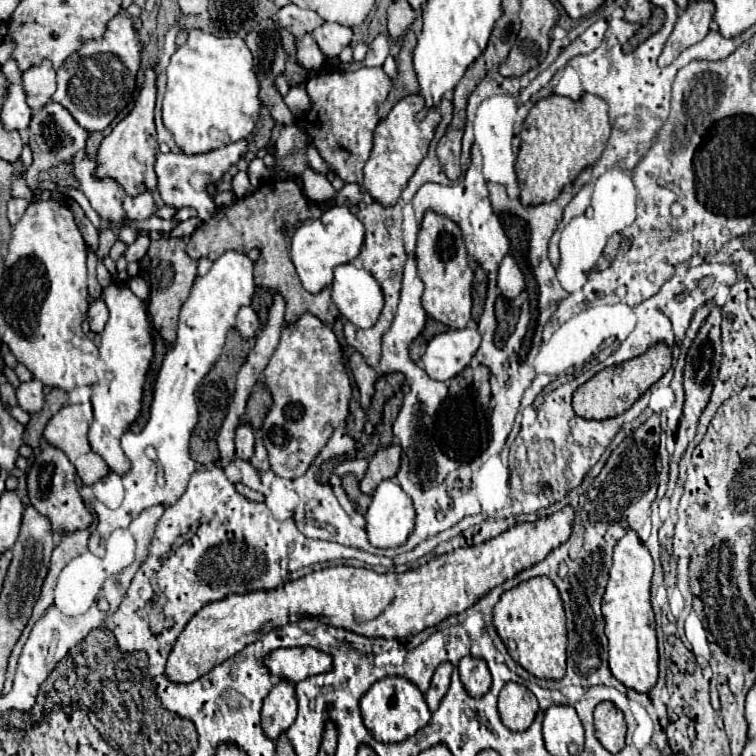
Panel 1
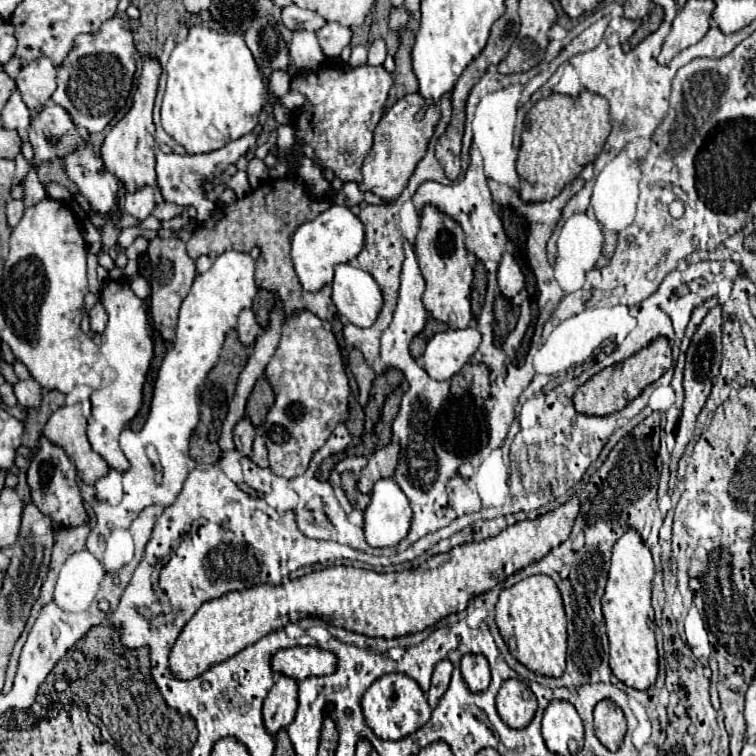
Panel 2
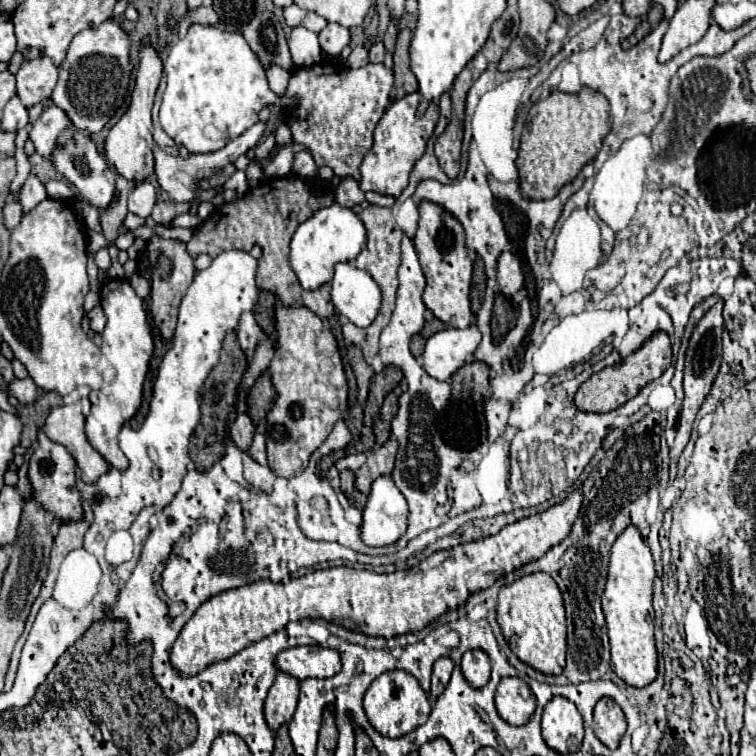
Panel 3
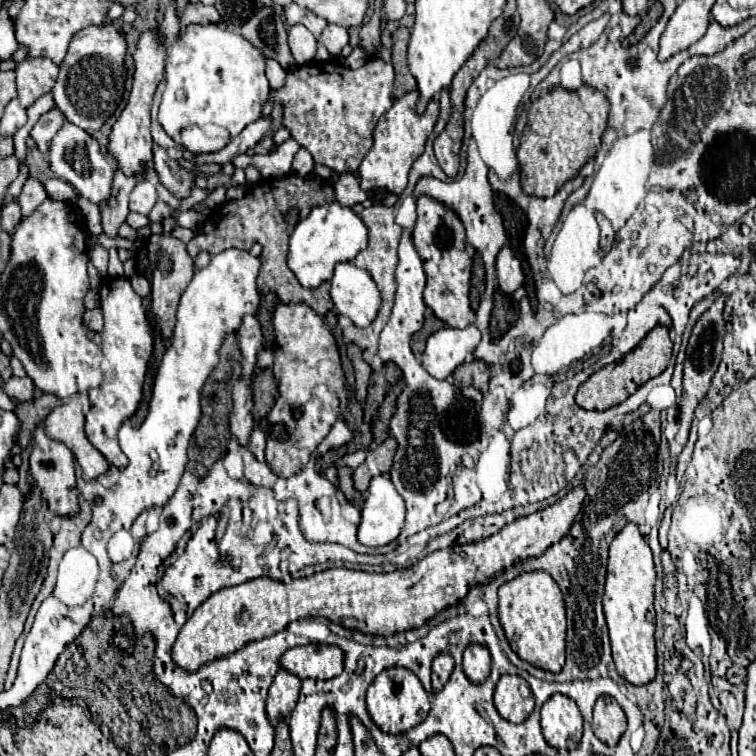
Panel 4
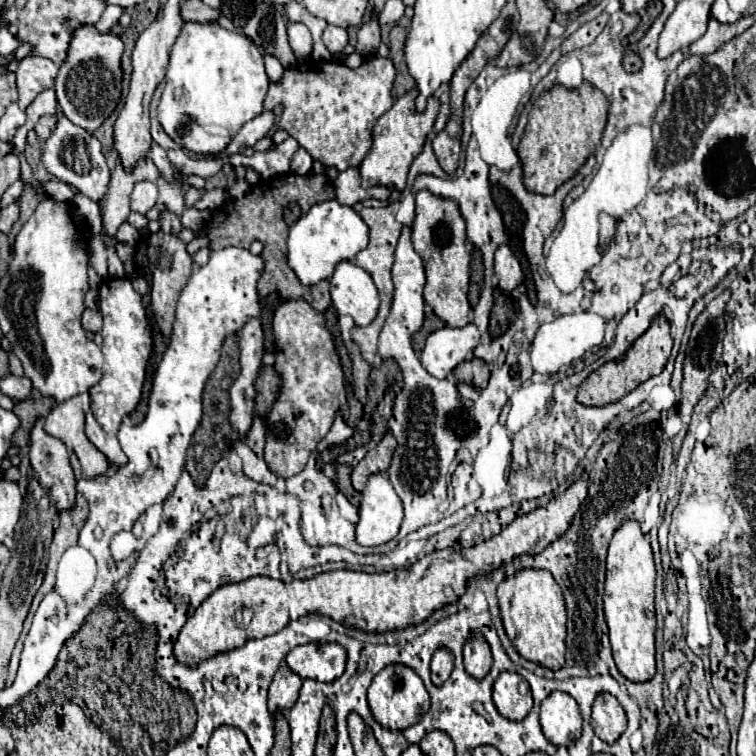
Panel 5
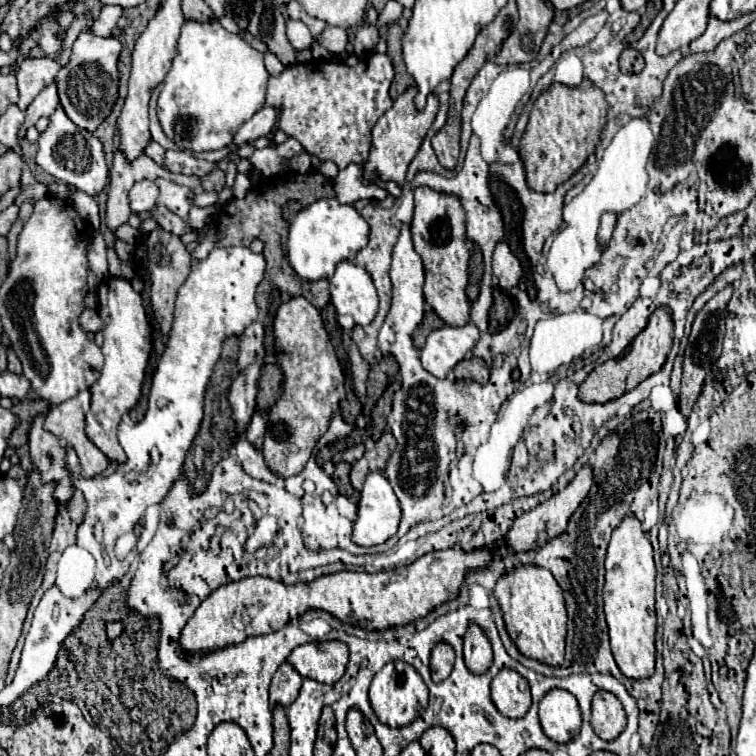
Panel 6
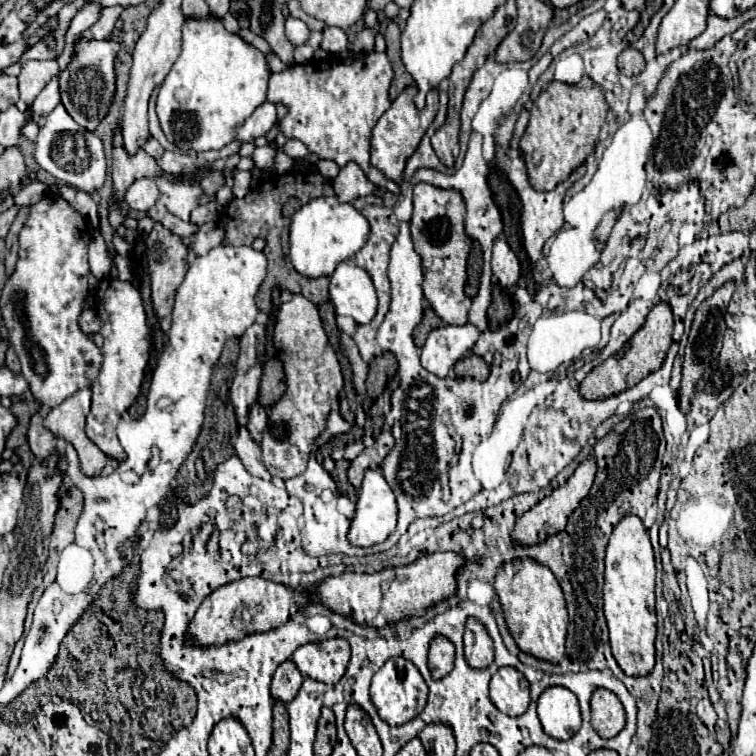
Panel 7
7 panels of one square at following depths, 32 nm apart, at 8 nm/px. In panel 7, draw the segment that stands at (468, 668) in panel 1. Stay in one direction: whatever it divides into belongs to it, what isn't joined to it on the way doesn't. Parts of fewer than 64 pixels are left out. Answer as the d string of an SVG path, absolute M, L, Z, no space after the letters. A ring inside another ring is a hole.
M468 618L468 622L466 622L464 656L466 656L468 666L474 668L474 670L484 670L494 660L492 638L484 630L484 626L478 620L474 620L474 618Z

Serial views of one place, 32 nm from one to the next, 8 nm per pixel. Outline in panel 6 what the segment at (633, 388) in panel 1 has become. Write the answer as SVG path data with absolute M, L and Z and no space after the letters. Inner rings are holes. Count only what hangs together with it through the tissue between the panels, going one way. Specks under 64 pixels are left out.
M658 308L650 316L648 326L634 338L634 342L624 350L624 354L620 358L612 358L588 374L588 378L580 384L578 398L588 404L606 404L610 400L620 398L628 390L636 388L642 380L660 372L670 354L670 348L672 348L672 320L664 312L664 308Z

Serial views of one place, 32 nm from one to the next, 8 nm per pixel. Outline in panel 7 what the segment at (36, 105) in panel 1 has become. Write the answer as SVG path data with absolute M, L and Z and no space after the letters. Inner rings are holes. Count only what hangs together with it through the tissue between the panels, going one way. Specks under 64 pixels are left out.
M28 60L22 64L22 70L18 74L18 88L20 98L16 106L26 112L32 100L42 92L42 88L58 74L58 62L56 60Z

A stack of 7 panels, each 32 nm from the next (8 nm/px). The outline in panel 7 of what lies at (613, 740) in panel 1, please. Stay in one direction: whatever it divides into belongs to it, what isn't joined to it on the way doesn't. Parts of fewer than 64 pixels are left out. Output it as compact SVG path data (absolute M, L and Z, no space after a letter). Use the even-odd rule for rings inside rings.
M598 688L592 694L592 728L600 738L614 738L626 726L626 714L622 702L610 690Z

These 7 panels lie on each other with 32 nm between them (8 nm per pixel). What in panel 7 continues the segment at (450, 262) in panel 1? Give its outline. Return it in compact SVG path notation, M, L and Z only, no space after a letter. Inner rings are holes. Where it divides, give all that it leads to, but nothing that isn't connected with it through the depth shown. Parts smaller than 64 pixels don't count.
M430 184L414 186L414 214L410 220L410 232L414 240L414 250L422 258L424 266L424 296L434 308L434 312L454 326L468 322L468 304L466 304L466 262L470 252L470 240L464 232L464 202L462 196L454 190L440 190Z

